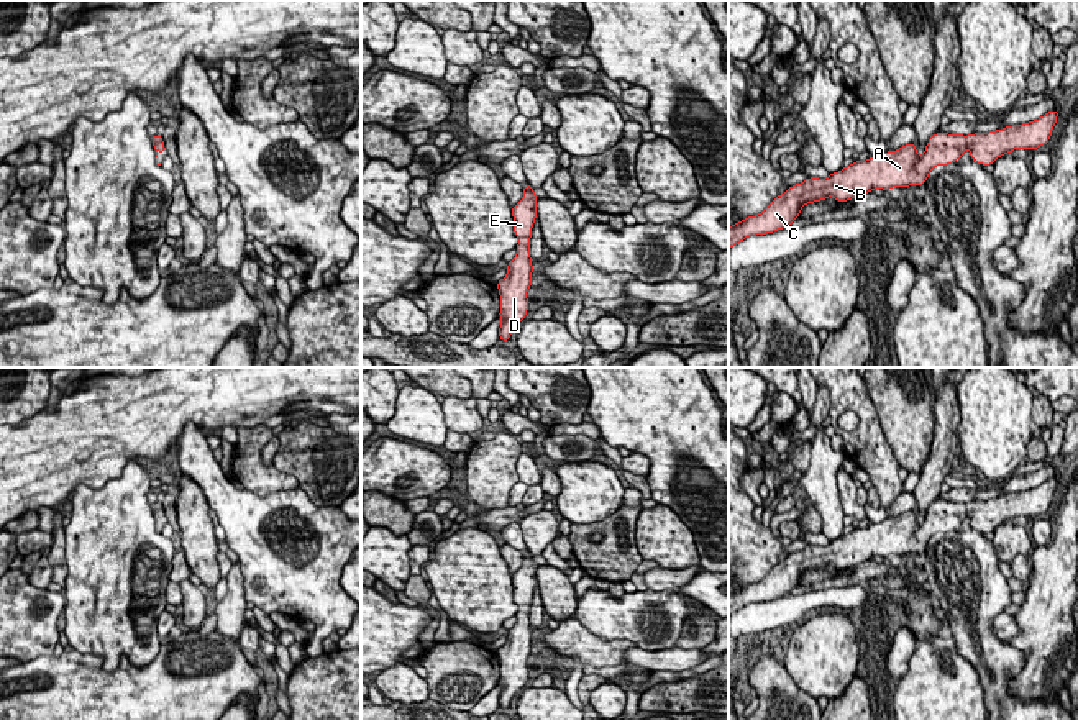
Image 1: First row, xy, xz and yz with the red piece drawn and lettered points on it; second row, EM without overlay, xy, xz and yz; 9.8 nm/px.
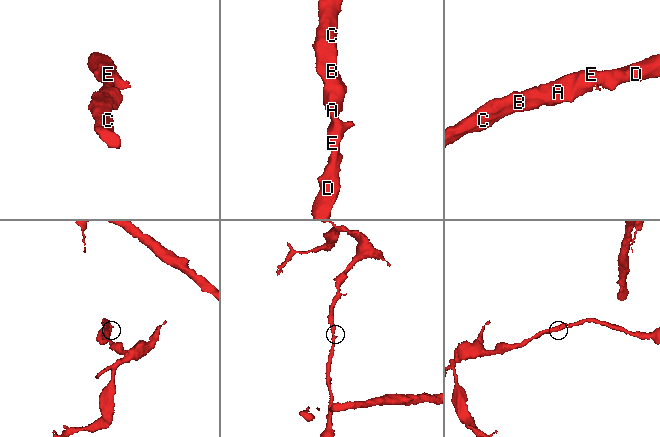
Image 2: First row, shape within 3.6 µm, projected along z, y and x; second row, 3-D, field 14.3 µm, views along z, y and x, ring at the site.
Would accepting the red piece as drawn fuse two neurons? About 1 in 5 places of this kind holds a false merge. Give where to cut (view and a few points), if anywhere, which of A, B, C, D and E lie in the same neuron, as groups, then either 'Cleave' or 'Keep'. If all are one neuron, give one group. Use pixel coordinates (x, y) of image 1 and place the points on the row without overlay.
No split. Groups: A B C D E. Keep

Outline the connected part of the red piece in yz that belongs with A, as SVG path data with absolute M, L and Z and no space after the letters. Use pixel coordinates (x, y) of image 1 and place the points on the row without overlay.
M1052 477L1039 487L989 500L968 504L935 500L927 508L922 523L917 522L916 512L909 510L896 518L871 523L868 528L855 528L827 546L809 545L788 554L760 582L733 590L729 595L729 617L745 605L789 594L797 587L806 571L822 569L827 564L847 569L873 556L888 559L891 554L924 553L934 535L953 531L966 515L971 526L981 533L991 533L998 525L1014 517L1035 518L1050 508L1058 481L1058 477Z

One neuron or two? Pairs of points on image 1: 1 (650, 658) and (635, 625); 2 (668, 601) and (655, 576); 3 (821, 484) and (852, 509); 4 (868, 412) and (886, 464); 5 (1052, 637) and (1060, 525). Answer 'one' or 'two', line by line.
1: two
2: two
3: two
4: one
5: one

